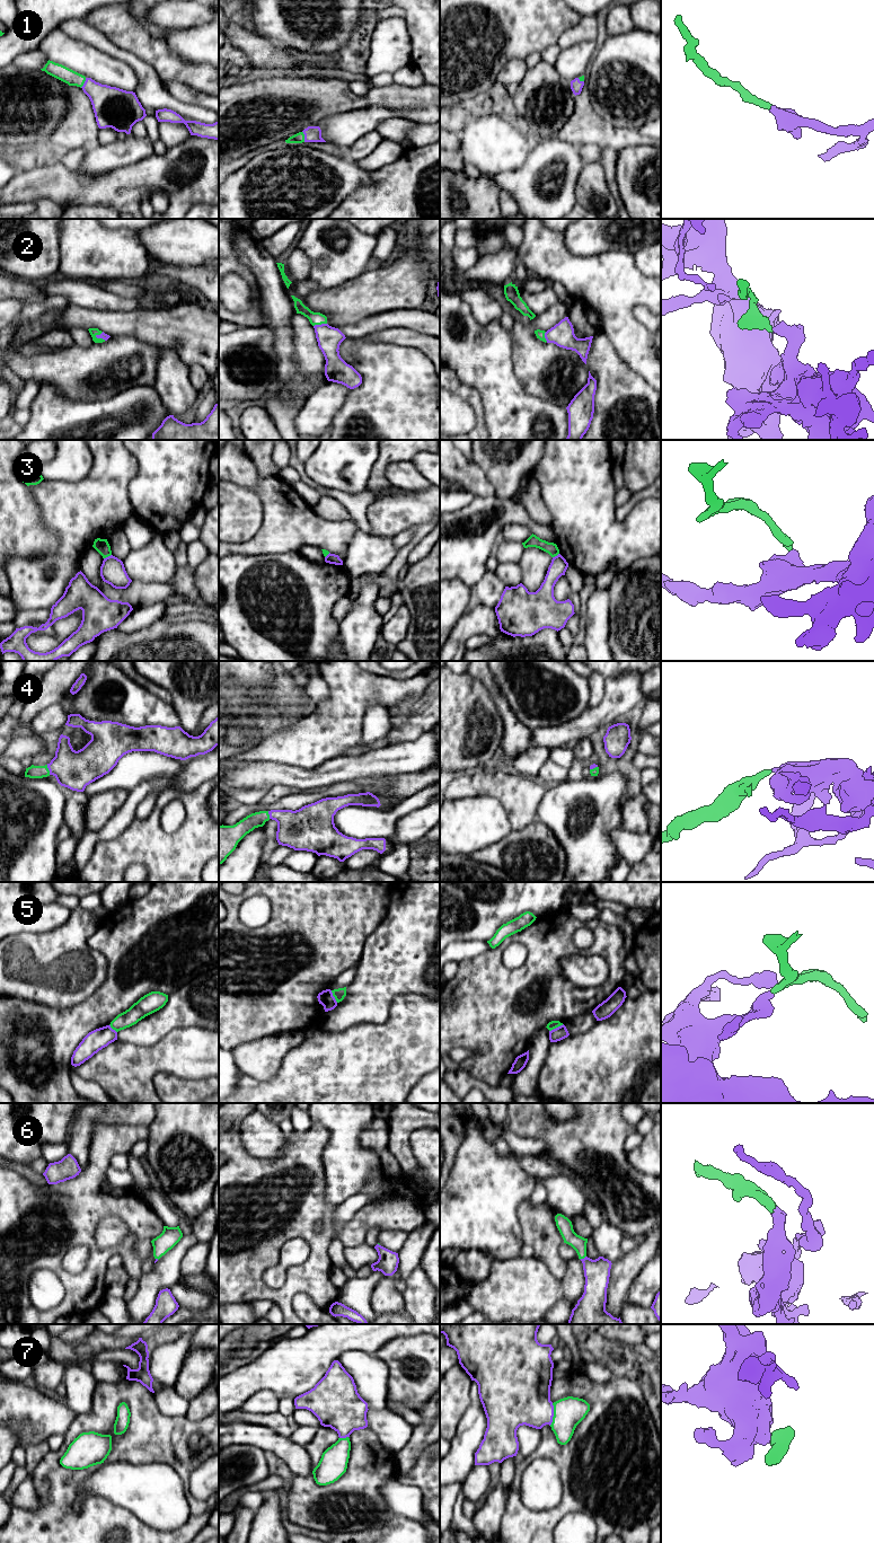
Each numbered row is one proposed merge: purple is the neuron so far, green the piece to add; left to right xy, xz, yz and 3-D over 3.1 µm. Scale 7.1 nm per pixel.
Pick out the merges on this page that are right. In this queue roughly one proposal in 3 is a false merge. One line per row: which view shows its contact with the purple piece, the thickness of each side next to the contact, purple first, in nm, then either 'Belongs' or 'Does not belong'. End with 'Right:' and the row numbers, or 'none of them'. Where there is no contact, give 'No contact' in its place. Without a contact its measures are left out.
1: Touches purple in xz. Thickness 110 nm (purple) against 80 nm. Belongs
2: Touches purple in xz. Thickness 170 nm (purple) against 100 nm. Belongs
3: Touches purple in xy. Thickness 180 nm (purple) against 100 nm. Does not belong
4: Touches purple in xy. Thickness 280 nm (purple) against 100 nm. Belongs
5: Touches purple in yz. Thickness 90 nm (purple) against 60 nm. Does not belong
6: Touches purple in yz. Thickness 190 nm (purple) against 110 nm. Belongs
7: Touches purple in yz. Thickness 380 nm (purple) against 220 nm. Belongs
Right: 1, 2, 4, 6, 7

